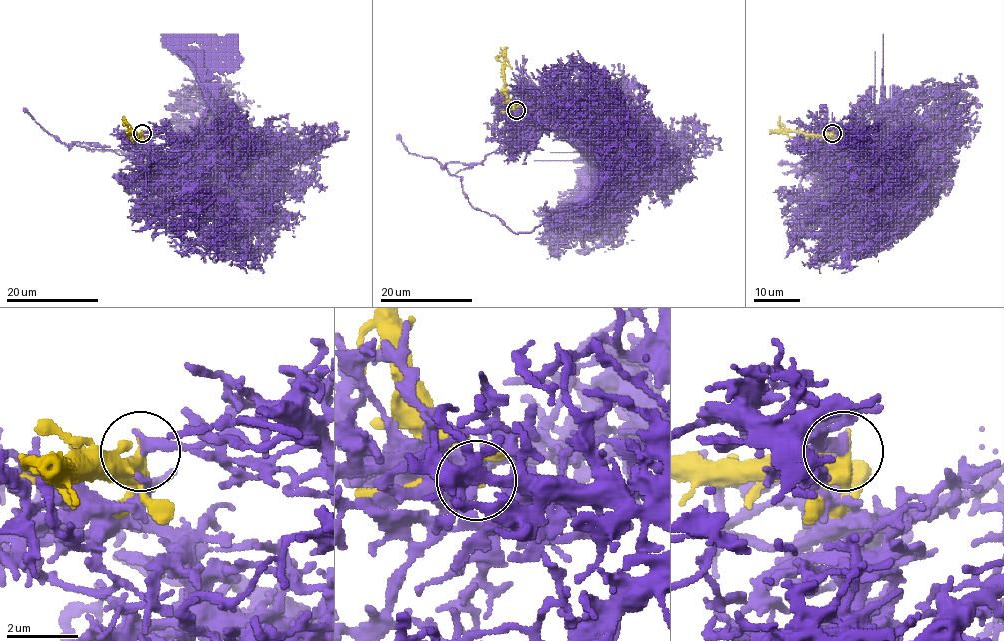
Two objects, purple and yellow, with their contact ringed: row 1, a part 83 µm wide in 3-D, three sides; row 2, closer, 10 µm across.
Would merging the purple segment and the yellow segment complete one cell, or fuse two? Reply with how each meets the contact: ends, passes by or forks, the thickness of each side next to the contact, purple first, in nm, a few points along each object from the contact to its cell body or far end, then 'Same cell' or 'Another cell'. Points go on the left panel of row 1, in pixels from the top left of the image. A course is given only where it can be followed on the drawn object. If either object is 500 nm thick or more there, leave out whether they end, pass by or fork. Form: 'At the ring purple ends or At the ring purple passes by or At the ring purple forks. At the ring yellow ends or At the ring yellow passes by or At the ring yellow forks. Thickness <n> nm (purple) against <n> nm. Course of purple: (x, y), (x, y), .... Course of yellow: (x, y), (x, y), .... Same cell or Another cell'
At the ring purple passes by. At the ring yellow forks. Thickness 200 nm (purple) against 320 nm. Course of purple: (142, 133), (168, 135), (173, 140), (197, 140), (208, 150), (216, 151). Course of yellow: (142, 133), (133, 134), (123, 123), (123, 116). Another cell

